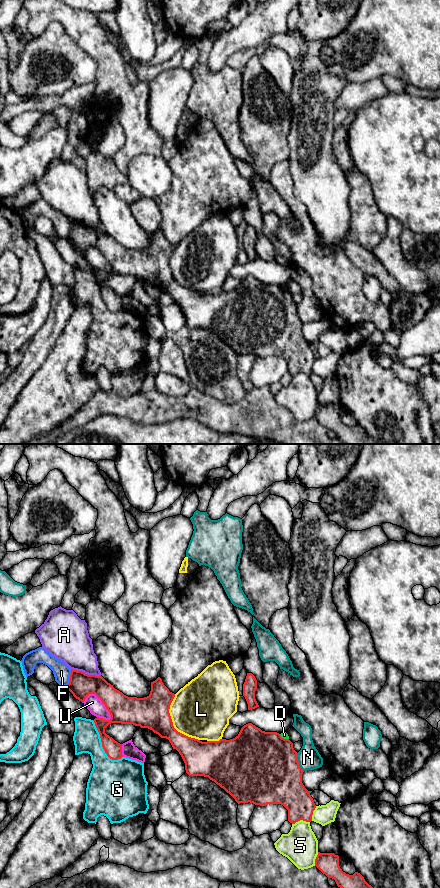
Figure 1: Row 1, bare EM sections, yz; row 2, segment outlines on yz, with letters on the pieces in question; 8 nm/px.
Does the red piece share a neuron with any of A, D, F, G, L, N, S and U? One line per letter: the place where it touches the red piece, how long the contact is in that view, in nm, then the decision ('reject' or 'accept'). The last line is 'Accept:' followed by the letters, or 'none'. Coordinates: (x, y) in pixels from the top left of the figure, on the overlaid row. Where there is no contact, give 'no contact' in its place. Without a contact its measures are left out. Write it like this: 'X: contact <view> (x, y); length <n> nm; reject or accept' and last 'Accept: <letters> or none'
A: contact yz (86, 674); length 240 nm; reject
D: contact yz (283, 738); length 90 nm; reject
F: contact yz (70, 678); length 160 nm; accept
G: contact yz (102, 744); length 400 nm; reject
L: contact yz (172, 723); length 420 nm; reject
N: contact yz (298, 762); length 160 nm; reject
S: contact yz (300, 819); length 150 nm; reject
U: contact yz (100, 699); length 280 nm; reject
Accept: F

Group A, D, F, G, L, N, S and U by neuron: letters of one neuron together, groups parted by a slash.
A / D / F / G / L / N / S / U

